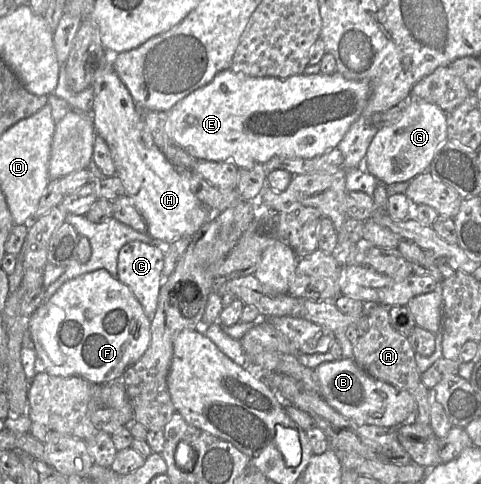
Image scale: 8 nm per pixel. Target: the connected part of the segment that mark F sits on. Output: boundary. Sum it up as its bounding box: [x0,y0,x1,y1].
[27,269,151,384]

